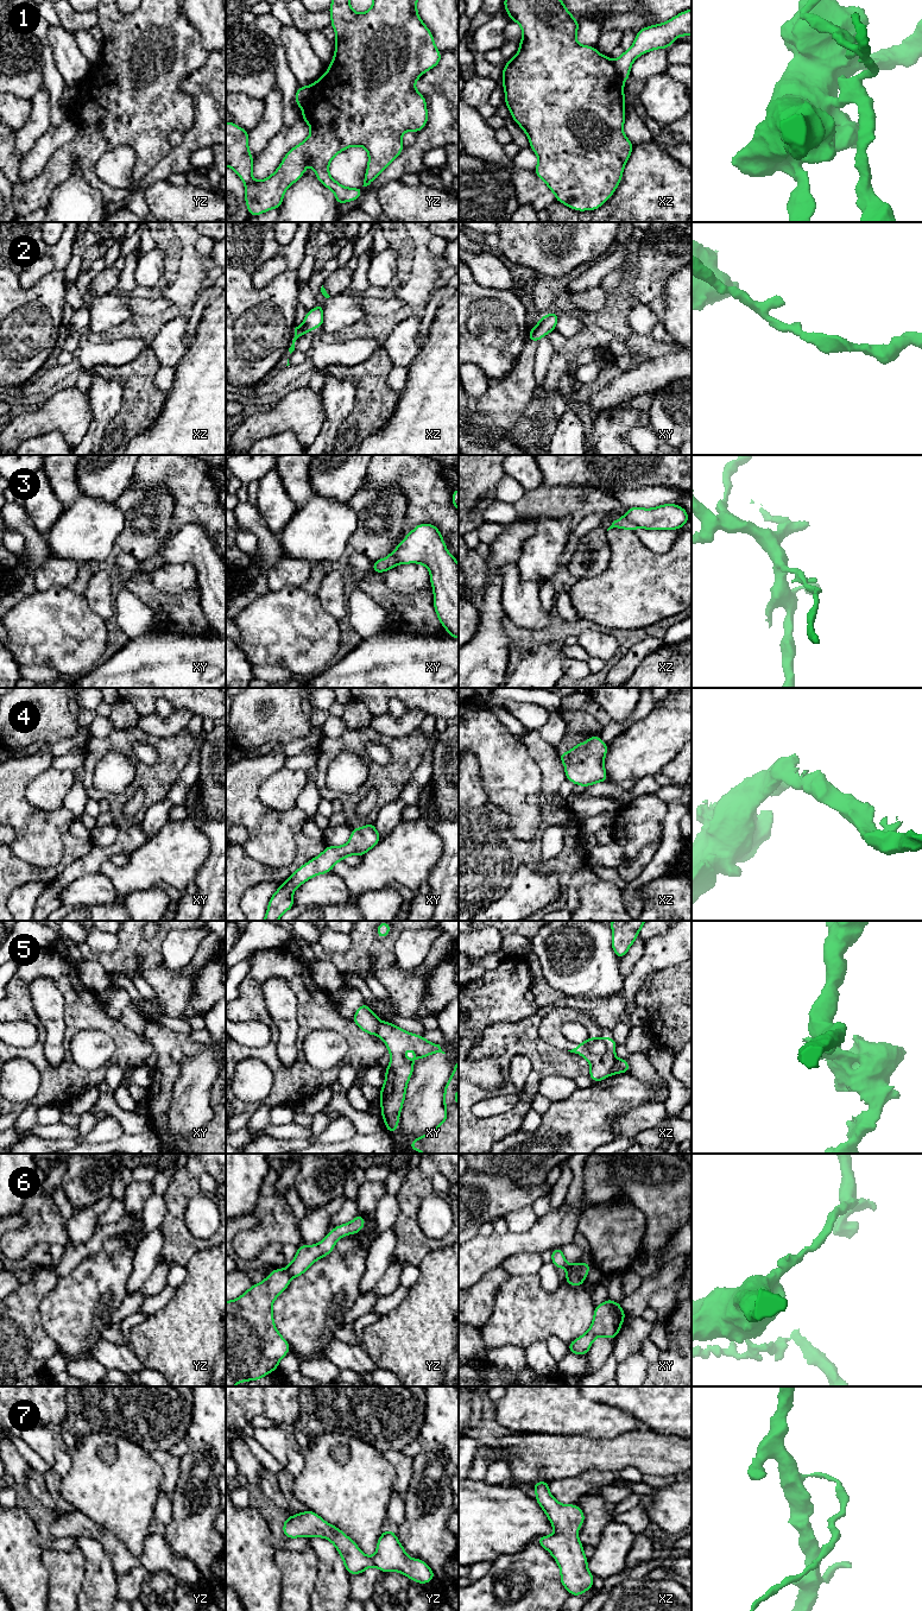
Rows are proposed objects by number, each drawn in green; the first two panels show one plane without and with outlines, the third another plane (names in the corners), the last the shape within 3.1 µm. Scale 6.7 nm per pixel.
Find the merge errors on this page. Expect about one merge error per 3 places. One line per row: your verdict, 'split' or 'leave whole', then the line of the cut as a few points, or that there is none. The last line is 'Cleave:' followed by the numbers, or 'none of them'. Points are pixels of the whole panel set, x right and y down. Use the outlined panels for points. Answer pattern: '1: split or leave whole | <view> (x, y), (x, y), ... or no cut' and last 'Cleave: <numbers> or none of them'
1: split | yz (308, 86), (309, 94), (301, 106)
2: leave whole | no cut
3: split | xz (625, 516), (637, 526)
4: leave whole | no cut
5: split | xz (617, 1060), (611, 1073)
6: split | xy (567, 1272), (576, 1272), (585, 1278)
7: leave whole | no cut
Cleave: 1, 3, 5, 6

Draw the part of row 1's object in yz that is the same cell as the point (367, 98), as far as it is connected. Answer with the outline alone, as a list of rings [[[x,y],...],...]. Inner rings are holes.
[[[333,0],[329,6],[336,40],[335,55],[329,69],[321,78],[308,86],[309,96],[302,105],[303,119],[310,127],[310,135],[292,147],[283,158],[279,168],[267,178],[255,182],[252,176],[254,163],[248,150],[250,131],[240,128],[234,122],[226,122],[226,166],[232,168],[245,183],[245,201],[251,216],[258,216],[273,208],[279,209],[286,189],[296,183],[305,172],[310,162],[317,179],[335,194],[337,206],[353,202],[362,195],[362,188],[370,185],[397,157],[404,146],[402,134],[405,131],[422,131],[428,122],[425,97],[415,88],[415,82],[427,71],[435,68],[442,57],[436,49],[434,37],[417,13],[417,0],[374,0],[365,13],[355,13],[349,0]],[[351,146],[362,146],[368,152],[368,165],[361,188],[346,188],[331,178],[328,166],[331,159]]]

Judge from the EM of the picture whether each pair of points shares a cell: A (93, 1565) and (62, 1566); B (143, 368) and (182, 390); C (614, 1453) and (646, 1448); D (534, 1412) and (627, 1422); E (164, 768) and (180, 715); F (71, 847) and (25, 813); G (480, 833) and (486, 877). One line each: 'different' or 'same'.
A: different
B: different
C: same
D: same
E: different
F: different
G: same

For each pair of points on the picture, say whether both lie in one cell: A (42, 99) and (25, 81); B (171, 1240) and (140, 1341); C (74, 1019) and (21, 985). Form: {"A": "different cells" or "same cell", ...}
{"A": "different cells", "B": "different cells", "C": "same cell"}

